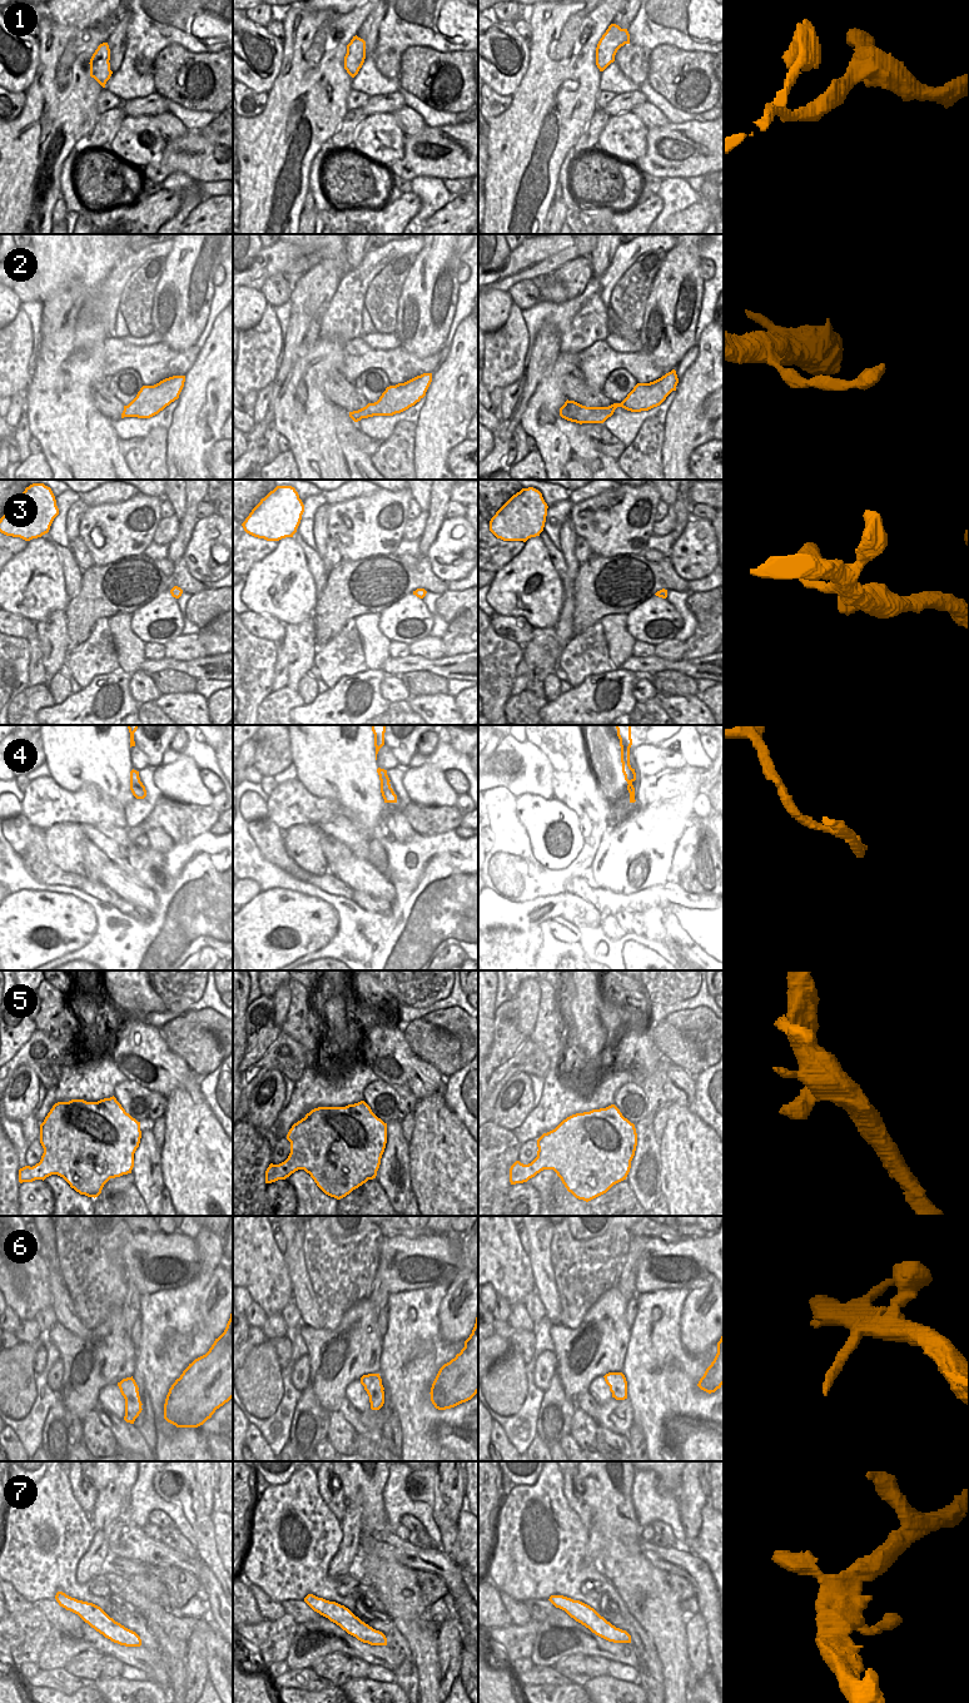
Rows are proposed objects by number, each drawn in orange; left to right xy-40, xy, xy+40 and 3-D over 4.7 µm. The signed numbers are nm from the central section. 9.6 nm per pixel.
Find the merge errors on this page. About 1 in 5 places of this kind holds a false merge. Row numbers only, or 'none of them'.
4, 6

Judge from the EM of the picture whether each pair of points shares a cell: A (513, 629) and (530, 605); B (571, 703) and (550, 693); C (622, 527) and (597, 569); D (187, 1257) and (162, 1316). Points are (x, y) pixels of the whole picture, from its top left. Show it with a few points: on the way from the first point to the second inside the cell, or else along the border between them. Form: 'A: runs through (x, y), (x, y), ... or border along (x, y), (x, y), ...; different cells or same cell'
A: border along (495, 611), (516, 617); different cells
B: border along (561, 693), (548, 703); different cells
C: border along (592, 552), (600, 556), (632, 554); different cells
D: border along (199, 1275), (182, 1286), (160, 1289), (144, 1295); different cells

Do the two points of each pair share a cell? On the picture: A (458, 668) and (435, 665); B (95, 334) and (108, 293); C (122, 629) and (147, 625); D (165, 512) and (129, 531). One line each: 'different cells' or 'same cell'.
A: same cell
B: different cells
C: different cells
D: different cells

